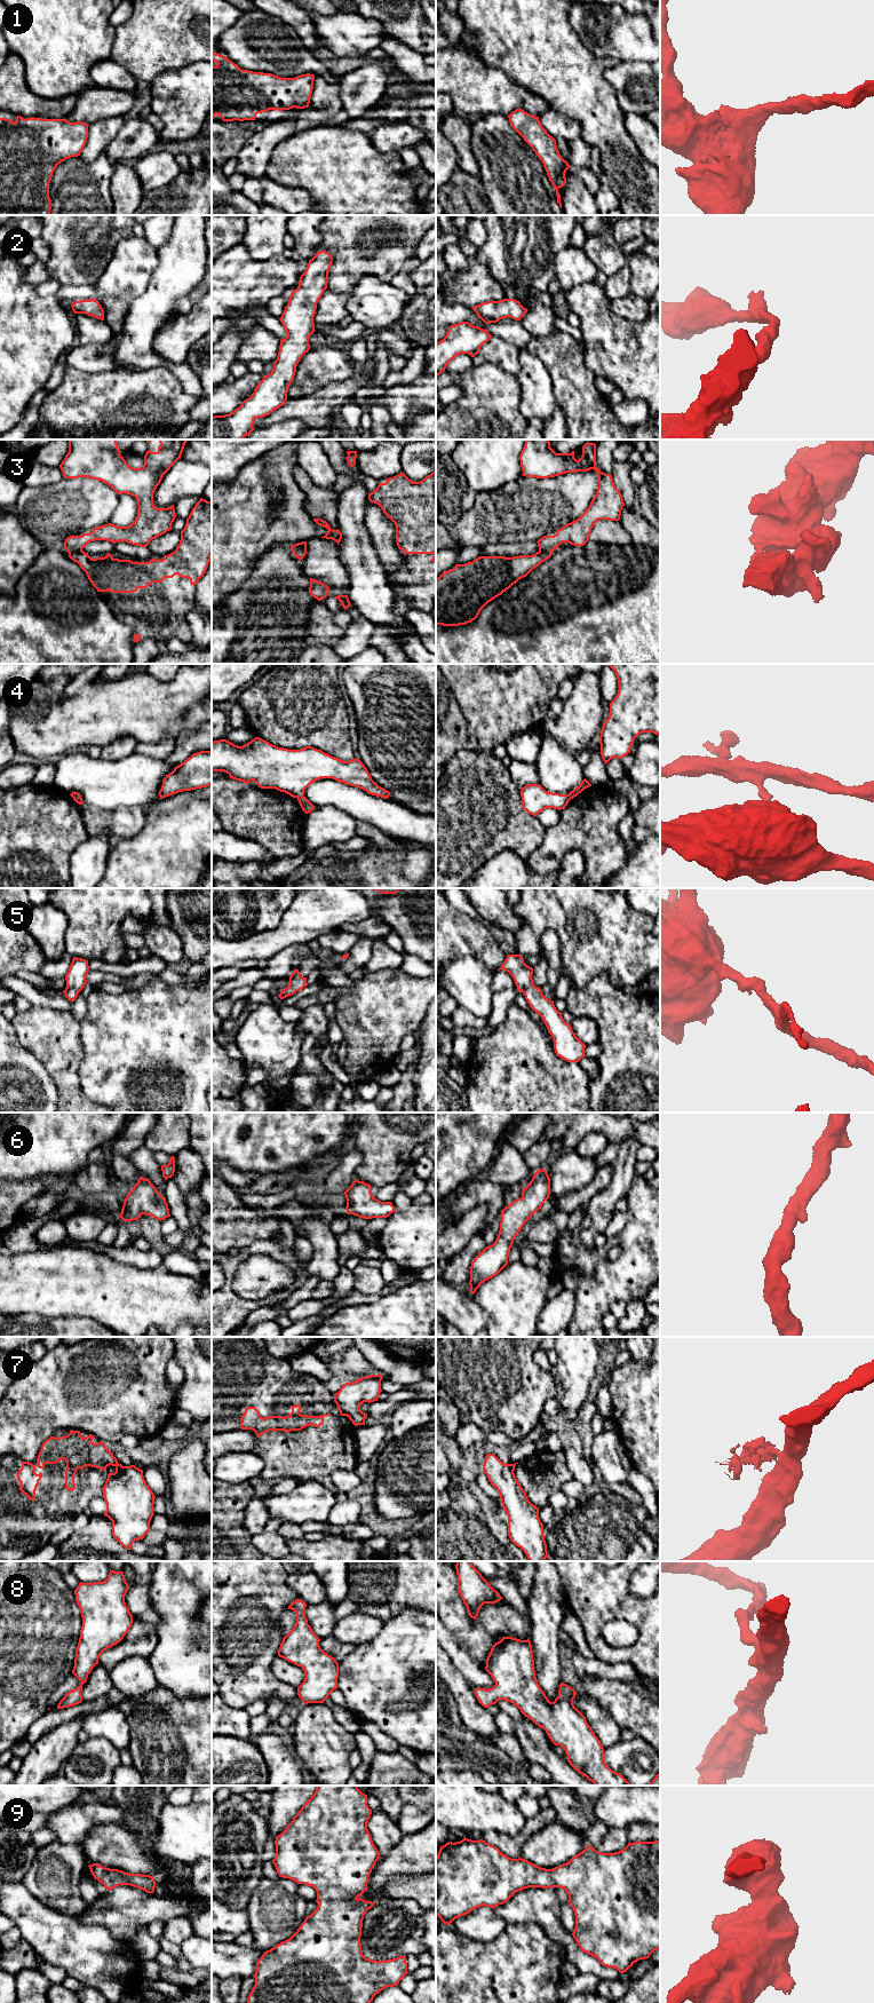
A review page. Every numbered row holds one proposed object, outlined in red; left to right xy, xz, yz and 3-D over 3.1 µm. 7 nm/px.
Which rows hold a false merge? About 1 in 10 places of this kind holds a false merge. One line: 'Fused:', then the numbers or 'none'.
Fused: 3, 4, 7

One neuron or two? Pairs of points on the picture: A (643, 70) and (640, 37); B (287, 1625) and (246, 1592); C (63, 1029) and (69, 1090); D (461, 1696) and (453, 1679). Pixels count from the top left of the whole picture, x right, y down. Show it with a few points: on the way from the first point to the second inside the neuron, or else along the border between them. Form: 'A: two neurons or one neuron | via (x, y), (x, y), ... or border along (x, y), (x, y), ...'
A: two neurons | border along (619, 61), (648, 62)
B: two neurons | border along (286, 1608), (278, 1621), (279, 1633), (283, 1637)
C: one neuron | via (63, 1044), (63, 1068), (65, 1075)
D: one neuron | via (461, 1692), (457, 1684)

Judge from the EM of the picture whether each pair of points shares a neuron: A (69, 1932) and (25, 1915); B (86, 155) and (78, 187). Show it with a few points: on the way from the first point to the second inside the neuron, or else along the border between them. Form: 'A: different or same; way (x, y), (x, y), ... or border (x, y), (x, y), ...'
A: same; way (58, 1932), (49, 1932), (36, 1922)
B: different; border (104, 151), (92, 161), (84, 161), (79, 157)

